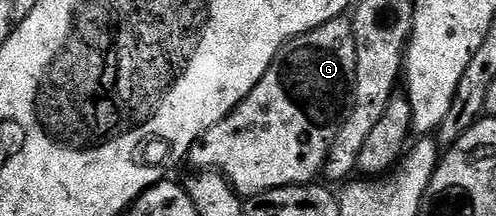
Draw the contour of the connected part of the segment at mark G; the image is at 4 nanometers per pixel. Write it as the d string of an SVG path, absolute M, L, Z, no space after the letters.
M340 17L329 21L325 25L321 25L317 29L313 29L309 33L298 35L297 38L291 39L279 50L279 56L269 65L265 77L261 77L261 81L257 81L255 88L225 118L217 121L217 125L213 125L213 129L209 129L199 138L199 142L191 149L189 163L197 167L195 169L198 169L200 172L215 172L218 175L222 175L230 183L232 190L240 197L254 197L266 191L281 189L282 187L302 187L314 184L320 178L325 161L329 157L329 149L333 145L337 133L341 133L343 122L347 120L351 108L355 105L356 73L357 45L353 37L350 18Z

